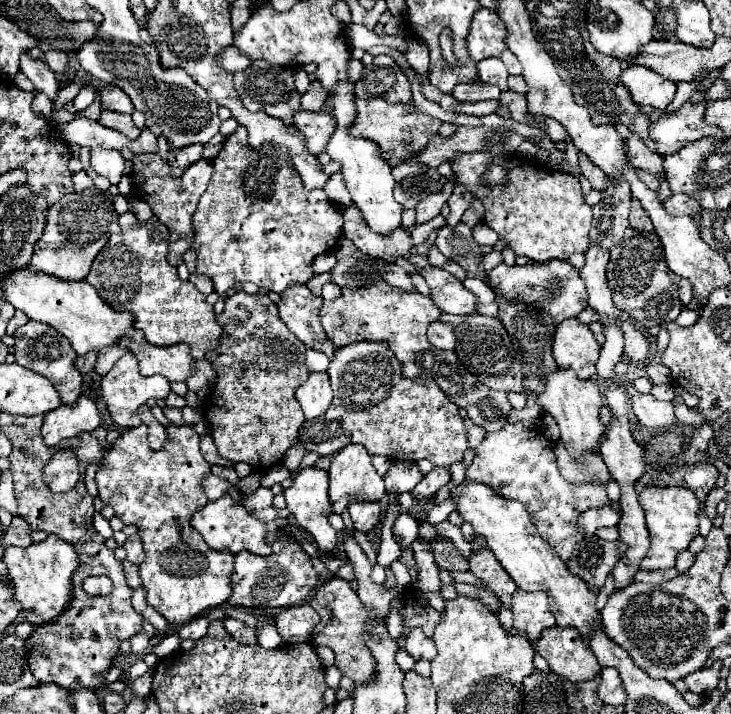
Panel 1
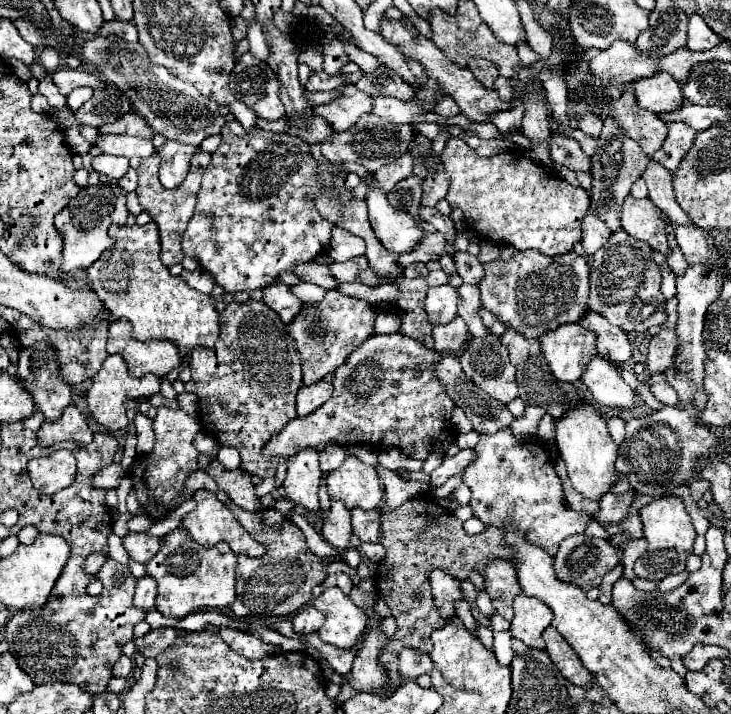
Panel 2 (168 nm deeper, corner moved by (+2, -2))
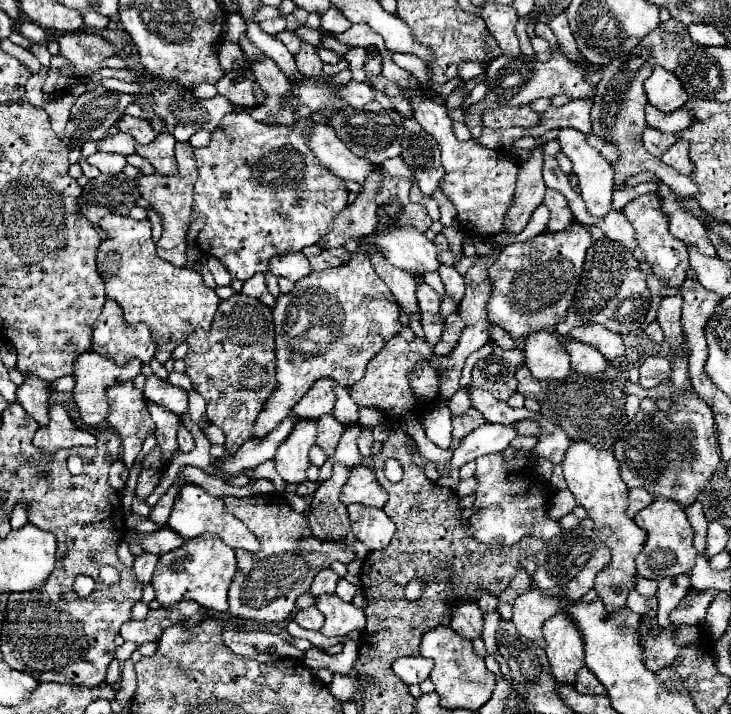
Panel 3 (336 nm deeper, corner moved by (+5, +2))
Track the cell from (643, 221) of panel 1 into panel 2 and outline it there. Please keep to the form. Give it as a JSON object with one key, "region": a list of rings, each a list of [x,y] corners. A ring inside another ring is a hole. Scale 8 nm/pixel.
{"region":[[[627,196],[623,202],[621,226],[627,230],[629,236],[633,236],[635,240],[647,242],[653,250],[665,256],[671,252],[663,214],[657,206],[651,204],[649,198],[637,200],[633,196]]]}

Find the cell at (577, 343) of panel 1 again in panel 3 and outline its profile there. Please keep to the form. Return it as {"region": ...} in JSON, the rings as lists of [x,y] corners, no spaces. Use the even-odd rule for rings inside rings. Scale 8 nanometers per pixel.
{"region":[[[534,332],[524,344],[526,366],[538,380],[560,380],[570,374],[570,354],[564,348],[562,336],[558,332]]]}

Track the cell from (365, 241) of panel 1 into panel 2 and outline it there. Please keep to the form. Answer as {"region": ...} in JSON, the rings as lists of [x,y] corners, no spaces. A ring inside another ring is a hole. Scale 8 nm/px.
{"region":[[[435,232],[435,234],[425,234],[425,240],[409,254],[405,256],[399,256],[401,260],[401,266],[409,266],[409,264],[415,264],[415,262],[439,262],[441,256],[445,254],[445,238]]]}

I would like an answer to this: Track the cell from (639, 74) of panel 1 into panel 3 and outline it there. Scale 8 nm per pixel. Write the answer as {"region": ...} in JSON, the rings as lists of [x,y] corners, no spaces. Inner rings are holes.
{"region":[[[656,66],[652,70],[650,78],[644,82],[644,90],[648,102],[662,112],[674,112],[688,102],[688,94],[682,88],[680,80],[662,66]]]}

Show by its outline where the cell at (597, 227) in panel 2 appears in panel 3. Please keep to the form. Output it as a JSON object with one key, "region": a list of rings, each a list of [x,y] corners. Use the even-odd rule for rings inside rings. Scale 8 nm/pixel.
{"region":[[[564,128],[558,134],[558,140],[562,144],[562,152],[572,160],[574,166],[574,174],[578,176],[578,186],[580,186],[580,196],[586,202],[586,210],[596,216],[596,218],[604,218],[610,210],[612,210],[612,178],[614,178],[614,170],[610,166],[610,162],[592,146],[588,146],[586,136],[574,128]]]}

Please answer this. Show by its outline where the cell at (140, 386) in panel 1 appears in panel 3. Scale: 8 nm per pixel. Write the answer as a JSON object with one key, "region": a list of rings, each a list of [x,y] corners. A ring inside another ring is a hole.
{"region":[[[84,352],[74,364],[74,378],[76,378],[76,388],[74,388],[74,400],[80,410],[80,418],[88,426],[96,426],[106,420],[110,414],[108,410],[108,400],[106,400],[106,388],[120,384],[120,382],[130,382],[142,372],[142,362],[138,358],[130,360],[126,366],[114,364],[108,356],[102,356],[98,352]]]}

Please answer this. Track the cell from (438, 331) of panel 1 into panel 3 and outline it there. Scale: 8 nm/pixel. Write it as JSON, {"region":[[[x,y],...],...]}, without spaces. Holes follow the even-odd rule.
{"region":[[[456,312],[450,314],[450,316],[446,318],[442,338],[440,338],[440,342],[434,346],[434,352],[436,352],[436,354],[446,354],[446,352],[450,352],[450,350],[456,346],[458,338],[460,338],[460,334],[462,334],[462,328],[464,328],[462,318],[460,318]]]}

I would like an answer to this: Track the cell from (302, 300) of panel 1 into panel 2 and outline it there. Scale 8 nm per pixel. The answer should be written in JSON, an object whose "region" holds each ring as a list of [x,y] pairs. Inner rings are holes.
{"region":[[[273,282],[267,288],[263,288],[261,300],[279,314],[283,324],[289,324],[291,318],[301,310],[301,304],[303,304],[301,300],[297,300],[297,296],[293,296],[293,292],[289,294],[289,286],[281,282]]]}

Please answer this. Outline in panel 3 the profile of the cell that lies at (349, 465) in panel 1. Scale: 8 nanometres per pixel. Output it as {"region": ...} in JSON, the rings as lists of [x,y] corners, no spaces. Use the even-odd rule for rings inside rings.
{"region":[[[354,466],[350,470],[350,476],[340,492],[342,504],[364,504],[364,506],[376,506],[382,508],[386,504],[386,492],[380,488],[376,474],[368,466]]]}

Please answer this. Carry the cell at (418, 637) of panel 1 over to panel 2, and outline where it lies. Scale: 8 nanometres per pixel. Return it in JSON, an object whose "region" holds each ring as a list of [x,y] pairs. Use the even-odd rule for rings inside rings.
{"region":[[[411,648],[399,652],[399,674],[403,680],[417,680],[423,674],[429,674],[433,660],[429,654],[417,654]]]}

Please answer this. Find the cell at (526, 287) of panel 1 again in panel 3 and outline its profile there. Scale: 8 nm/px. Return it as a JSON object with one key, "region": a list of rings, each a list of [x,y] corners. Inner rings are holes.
{"region":[[[572,224],[564,232],[538,234],[522,244],[504,246],[494,264],[486,268],[492,282],[486,306],[490,322],[504,328],[514,338],[530,336],[538,330],[554,330],[562,320],[566,320],[570,300],[574,298],[582,276],[586,250],[592,244],[590,234],[580,224]]]}

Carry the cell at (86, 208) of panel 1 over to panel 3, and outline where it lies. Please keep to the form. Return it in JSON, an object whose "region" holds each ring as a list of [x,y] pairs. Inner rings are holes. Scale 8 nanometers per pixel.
{"region":[[[100,174],[94,182],[90,182],[92,192],[84,192],[78,200],[80,214],[90,220],[96,228],[104,214],[122,214],[126,216],[134,202],[140,198],[140,192],[132,178],[124,180],[120,176]]]}

